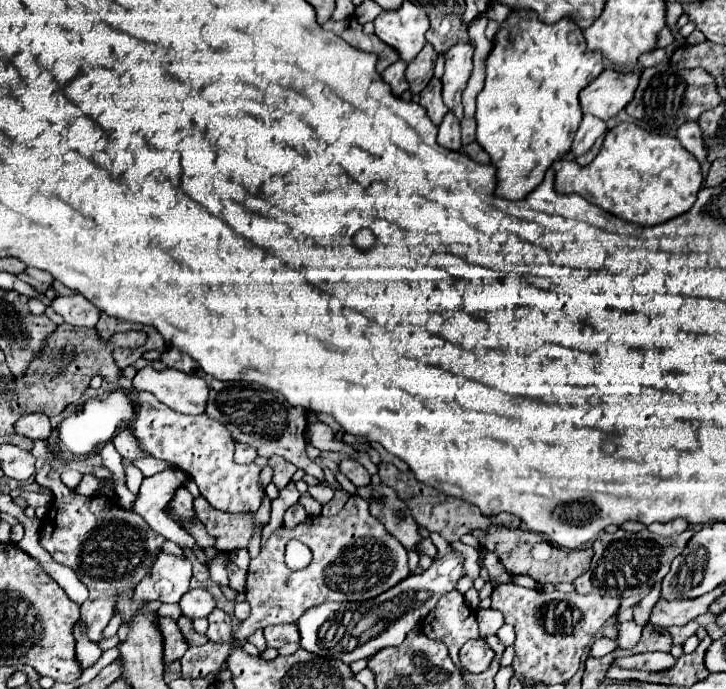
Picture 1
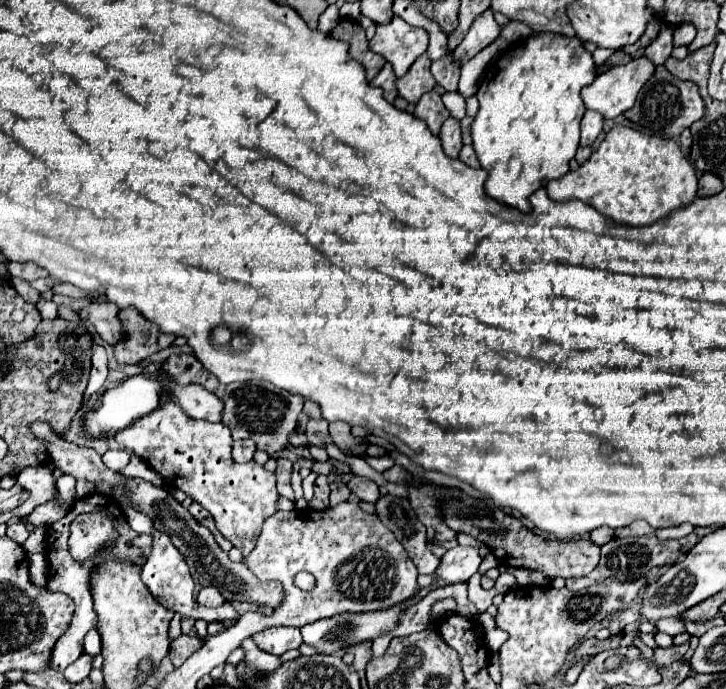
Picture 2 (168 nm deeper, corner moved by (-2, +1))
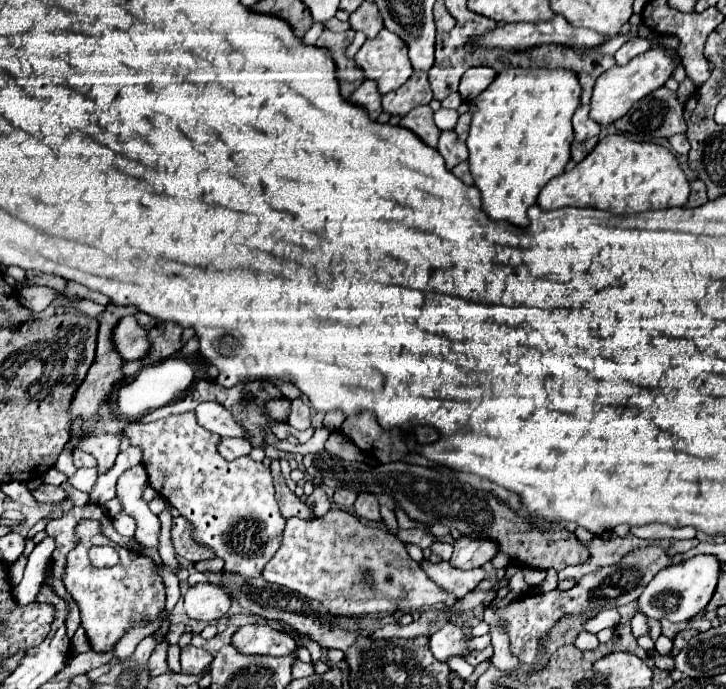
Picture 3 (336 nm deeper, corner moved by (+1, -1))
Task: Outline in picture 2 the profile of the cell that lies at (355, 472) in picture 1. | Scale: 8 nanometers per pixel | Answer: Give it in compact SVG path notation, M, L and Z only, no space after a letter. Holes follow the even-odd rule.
M353 475L351 481L347 483L347 487L351 489L351 493L357 495L357 499L363 499L363 501L369 501L369 503L375 503L379 499L379 487L375 481L367 479L367 477L359 477L359 475Z

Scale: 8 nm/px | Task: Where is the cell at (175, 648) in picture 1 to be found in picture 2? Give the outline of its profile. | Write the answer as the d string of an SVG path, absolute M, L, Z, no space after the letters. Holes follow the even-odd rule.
M179 635L173 643L171 643L171 649L169 649L169 659L173 661L175 667L181 667L183 661L195 653L203 643L197 639L197 637L189 637L189 635Z

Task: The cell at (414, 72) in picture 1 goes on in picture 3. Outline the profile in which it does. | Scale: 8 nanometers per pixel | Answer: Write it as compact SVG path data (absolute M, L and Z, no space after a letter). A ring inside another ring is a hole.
M412 73L410 79L398 89L382 97L382 109L388 115L404 117L410 109L418 105L426 105L432 101L432 91L428 85L426 73Z

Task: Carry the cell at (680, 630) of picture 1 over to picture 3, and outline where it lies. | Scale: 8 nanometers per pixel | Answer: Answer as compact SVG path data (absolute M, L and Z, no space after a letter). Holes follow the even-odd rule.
M636 613L632 617L632 635L634 637L640 637L640 635L646 635L648 633L648 627L646 627L646 617L642 613Z

